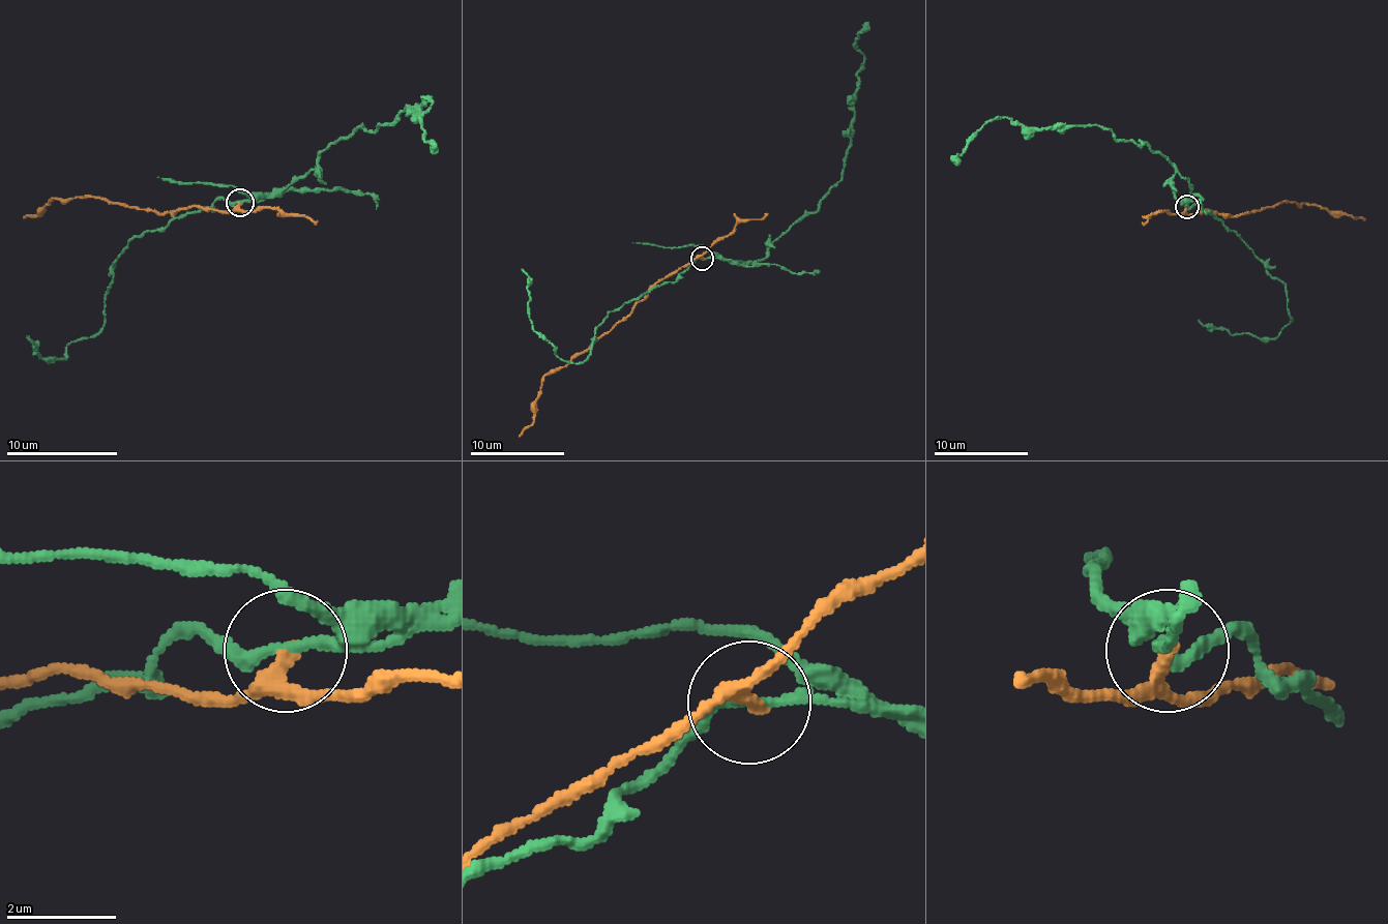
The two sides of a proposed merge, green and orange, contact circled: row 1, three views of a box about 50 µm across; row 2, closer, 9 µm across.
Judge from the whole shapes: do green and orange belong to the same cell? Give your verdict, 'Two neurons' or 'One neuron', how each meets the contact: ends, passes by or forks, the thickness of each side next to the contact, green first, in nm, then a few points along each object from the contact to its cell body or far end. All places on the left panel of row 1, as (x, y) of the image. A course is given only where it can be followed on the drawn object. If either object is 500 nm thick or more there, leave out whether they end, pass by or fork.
Two neurons. At the ring green passes by. At the ring orange passes by. Thickness 180 nm (green) against 240 nm. Course of green: (239, 202), (281, 196), (333, 143), (420, 110), (422, 98), (431, 107), (422, 135), (437, 154). Course of orange: (239, 202), (219, 212), (155, 212), (94, 196), (52, 199), (24, 218)

